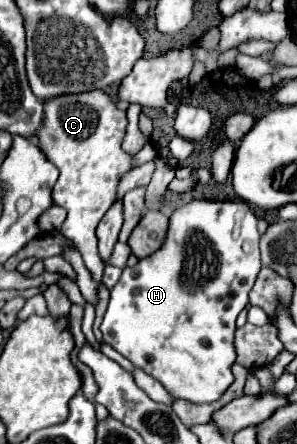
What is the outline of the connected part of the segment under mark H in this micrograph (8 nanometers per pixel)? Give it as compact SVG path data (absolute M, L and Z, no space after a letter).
M194 200L188 206L182 206L180 210L170 214L170 232L168 238L164 240L164 246L148 256L138 260L136 266L126 268L120 276L120 280L116 282L116 286L110 290L110 304L108 310L104 314L104 322L100 326L102 334L104 334L104 342L110 344L116 352L120 352L124 358L128 358L134 366L138 366L140 370L144 370L146 374L150 374L152 378L156 378L174 398L182 398L188 400L192 404L212 404L220 398L220 394L226 392L226 388L234 382L234 374L232 374L232 366L236 364L236 350L234 350L234 332L236 332L236 318L238 314L244 310L244 306L248 304L248 292L254 286L254 280L262 268L260 264L260 250L258 250L258 240L260 240L260 232L256 228L256 216L250 210L250 206L246 202L208 202L208 200Z

